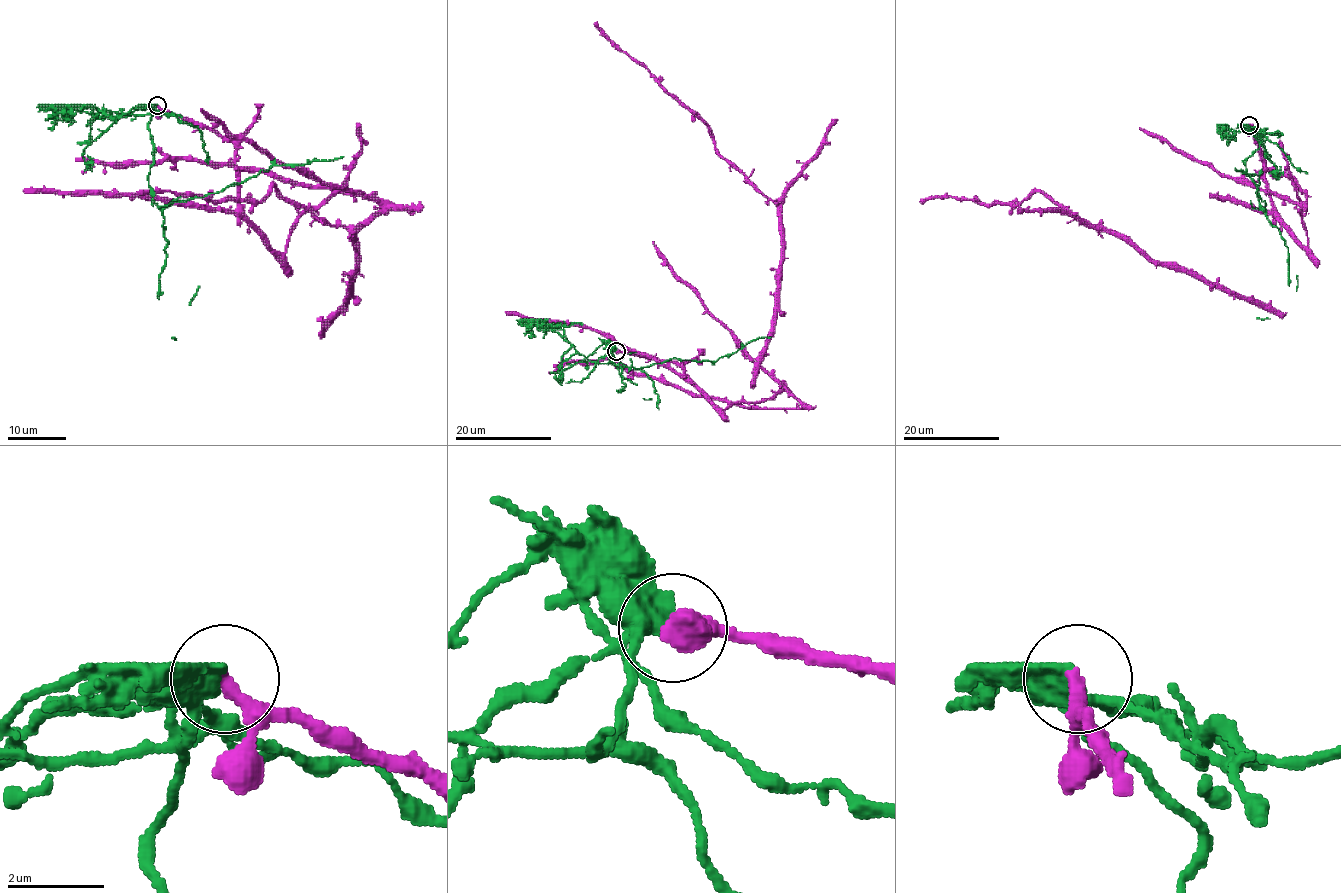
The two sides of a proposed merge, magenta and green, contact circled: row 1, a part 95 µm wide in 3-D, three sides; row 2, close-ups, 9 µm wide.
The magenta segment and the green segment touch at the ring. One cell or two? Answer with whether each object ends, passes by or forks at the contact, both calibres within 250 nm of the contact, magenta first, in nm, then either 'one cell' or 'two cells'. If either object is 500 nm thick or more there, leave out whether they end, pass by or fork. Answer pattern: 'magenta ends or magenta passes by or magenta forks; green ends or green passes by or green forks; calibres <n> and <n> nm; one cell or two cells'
magenta ends; green passes by; calibres 360 and 440 nm; two cells

